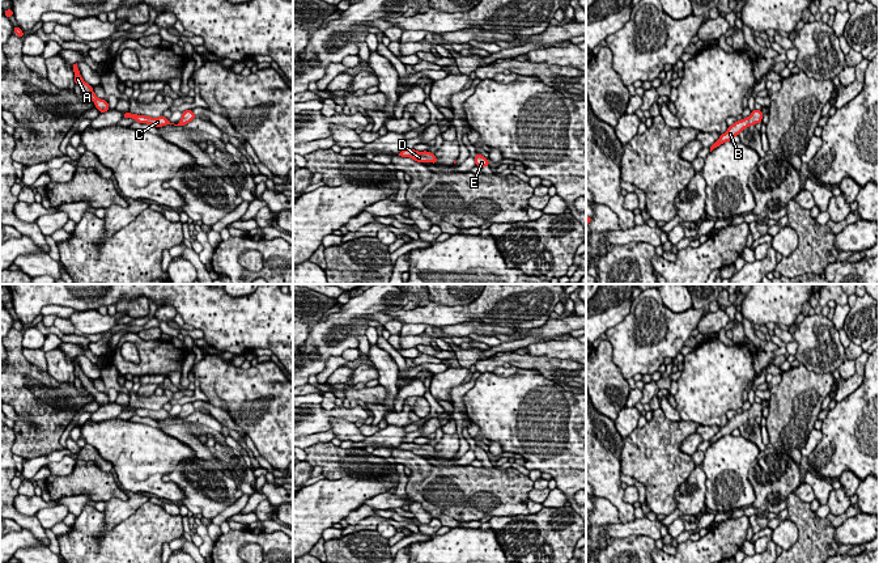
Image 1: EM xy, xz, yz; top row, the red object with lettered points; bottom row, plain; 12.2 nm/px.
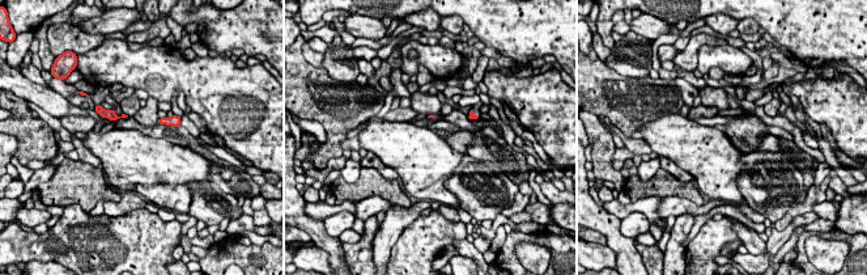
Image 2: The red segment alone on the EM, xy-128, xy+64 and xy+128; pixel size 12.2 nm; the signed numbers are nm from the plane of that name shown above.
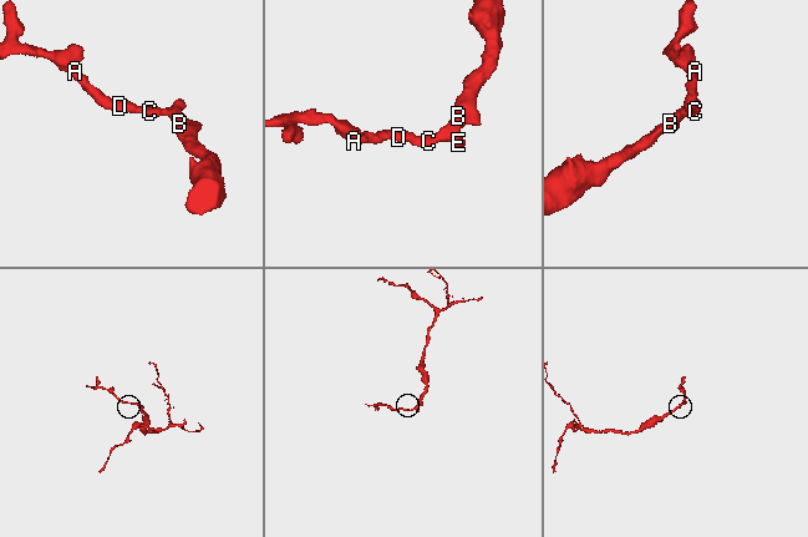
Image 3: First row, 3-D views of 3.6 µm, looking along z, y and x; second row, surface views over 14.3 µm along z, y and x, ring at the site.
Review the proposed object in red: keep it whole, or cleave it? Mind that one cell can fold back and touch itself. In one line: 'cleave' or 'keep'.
keep

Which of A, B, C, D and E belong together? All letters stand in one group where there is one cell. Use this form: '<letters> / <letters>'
A B C D E

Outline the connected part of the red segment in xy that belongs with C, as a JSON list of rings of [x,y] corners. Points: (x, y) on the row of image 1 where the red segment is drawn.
[[[127,111],[127,113],[124,113],[123,119],[128,119],[128,118],[133,118],[135,122],[139,122],[143,124],[145,124],[145,123],[152,124],[153,127],[174,124],[174,123],[170,123],[167,120],[167,118],[165,118],[164,115],[158,117],[158,118],[152,118],[152,117],[145,117],[145,115],[131,114],[129,111]]]

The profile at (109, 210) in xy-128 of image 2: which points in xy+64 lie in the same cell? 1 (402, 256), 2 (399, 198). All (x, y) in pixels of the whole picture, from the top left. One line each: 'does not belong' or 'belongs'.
1: does not belong
2: does not belong

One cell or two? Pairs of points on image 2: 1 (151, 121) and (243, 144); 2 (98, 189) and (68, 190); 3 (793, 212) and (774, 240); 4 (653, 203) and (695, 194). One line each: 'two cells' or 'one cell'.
1: two cells
2: one cell
3: two cells
4: two cells

